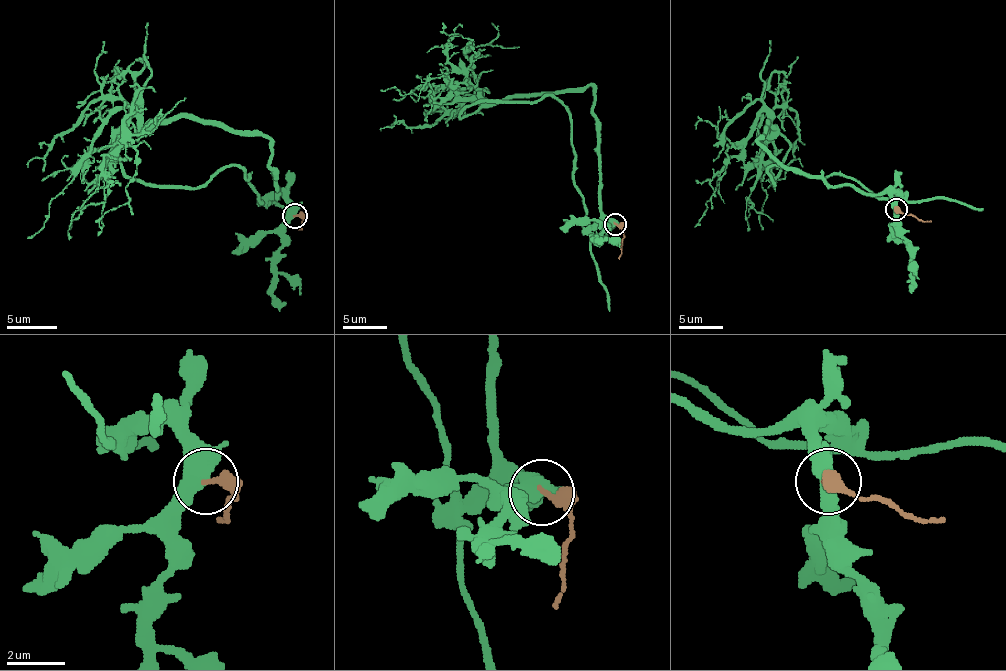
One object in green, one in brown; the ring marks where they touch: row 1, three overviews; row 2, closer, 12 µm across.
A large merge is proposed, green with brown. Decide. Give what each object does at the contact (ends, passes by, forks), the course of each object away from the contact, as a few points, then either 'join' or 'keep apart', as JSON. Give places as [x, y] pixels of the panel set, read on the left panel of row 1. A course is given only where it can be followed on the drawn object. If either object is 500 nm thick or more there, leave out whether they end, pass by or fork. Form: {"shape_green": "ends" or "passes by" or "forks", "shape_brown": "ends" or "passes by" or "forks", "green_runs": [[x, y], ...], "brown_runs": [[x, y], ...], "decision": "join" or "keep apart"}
{"shape_green": "forks", "shape_brown": "ends", "green_runs": [[295, 215], [277, 197], [267, 137], [187, 117], [145, 130], [137, 105], [130, 200], [97, 235]], "brown_runs": [[295, 215], [305, 222], [302, 230], [300, 227]], "decision": "keep apart"}

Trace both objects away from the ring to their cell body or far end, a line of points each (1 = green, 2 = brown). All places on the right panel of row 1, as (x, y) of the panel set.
1: (896, 209), (887, 193), (784, 167), (758, 141), (773, 127), (762, 112), (727, 149), (694, 226)
2: (896, 209), (925, 222), (931, 220)

